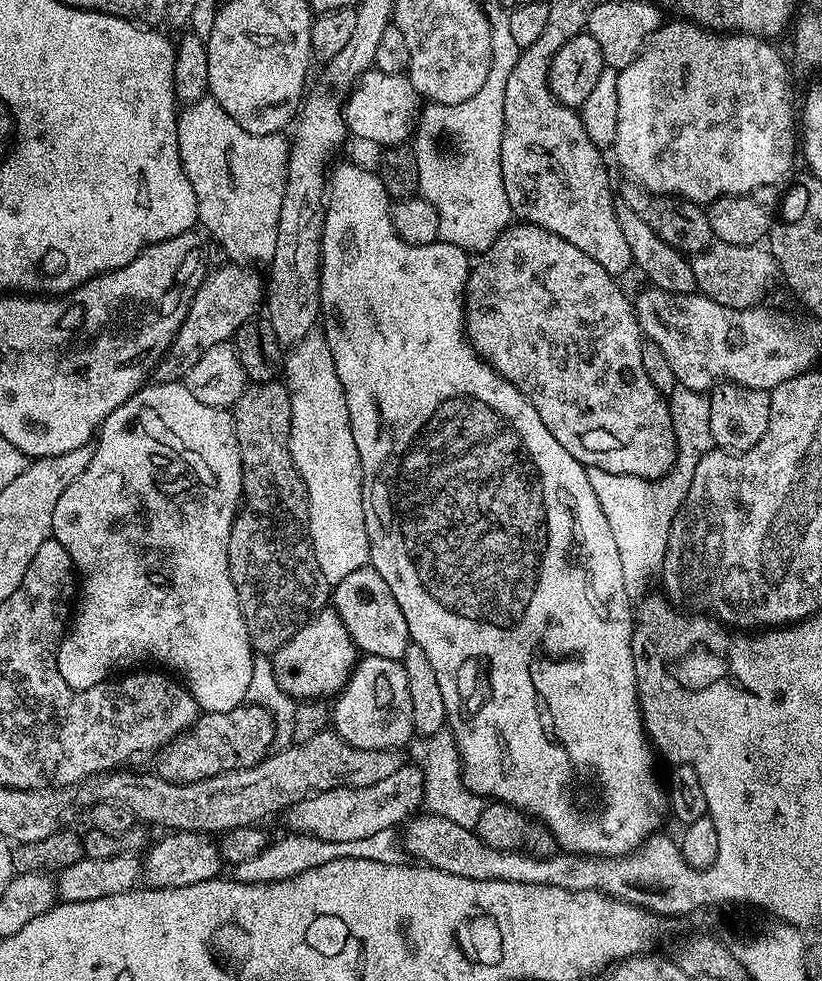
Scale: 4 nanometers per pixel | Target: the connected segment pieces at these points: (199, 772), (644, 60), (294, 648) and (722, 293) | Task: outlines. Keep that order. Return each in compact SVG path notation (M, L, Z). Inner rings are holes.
M245 702L234 710L205 712L197 715L188 731L181 732L160 749L158 774L172 784L189 784L218 774L253 768L273 751L275 741L276 727L272 716L262 710L262 706Z
M676 18L661 24L654 34L642 46L642 50L630 62L630 66L618 72L618 134L614 138L612 148L616 152L616 160L629 172L635 183L641 184L648 192L656 192L660 196L678 196L682 200L690 200L693 204L707 206L713 200L723 196L741 196L753 192L758 186L767 184L779 185L780 179L792 168L792 155L798 152L798 116L792 113L792 84L788 81L788 68L775 48L775 43L759 36L747 34L721 34L710 28L702 28L695 22L685 22Z
M325 606L292 635L290 642L271 653L271 657L278 686L299 702L335 697L356 666L358 649L336 609Z
M716 242L705 252L695 253L690 263L697 289L714 302L731 308L757 307L762 302L760 300L768 288L768 282L778 280L780 276L777 260L769 249L761 245L734 246Z

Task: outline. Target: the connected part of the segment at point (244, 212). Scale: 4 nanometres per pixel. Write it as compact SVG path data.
M203 98L187 105L177 115L178 150L180 161L194 186L196 218L199 227L205 228L211 239L226 250L229 261L245 266L267 265L274 254L274 242L278 242L278 214L282 214L282 198L288 177L288 150L290 140L287 135L252 136L216 100Z

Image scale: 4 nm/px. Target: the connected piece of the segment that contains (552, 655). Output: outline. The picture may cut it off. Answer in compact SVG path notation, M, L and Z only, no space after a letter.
M337 163L330 172L330 187L326 192L326 207L324 210L324 229L322 230L322 254L320 255L320 315L322 331L330 346L330 354L334 360L334 370L338 374L338 382L342 382L342 390L346 394L346 410L350 410L350 430L354 430L354 446L358 446L358 458L362 466L362 510L366 518L366 534L370 544L368 564L382 574L386 586L390 586L390 594L398 602L402 614L406 617L406 626L411 643L422 648L430 666L434 666L435 677L438 678L438 690L442 690L443 705L445 706L446 726L454 734L456 749L460 755L460 767L464 781L470 790L482 797L491 798L496 802L512 804L519 812L535 818L547 828L548 833L556 839L557 845L563 851L578 856L626 856L635 852L650 836L657 835L660 828L670 816L668 793L665 785L656 777L657 753L654 751L648 733L644 731L644 719L640 713L638 686L634 674L634 658L632 657L632 629L634 627L634 604L626 590L626 582L622 578L622 562L618 555L618 545L614 543L614 533L610 531L610 522L606 522L606 514L602 514L602 506L598 506L598 494L594 494L594 486L590 486L588 469L578 463L562 445L554 439L554 434L546 430L546 422L538 418L538 410L530 406L530 402L506 378L502 378L482 359L466 339L464 323L464 290L470 271L470 256L458 246L437 242L430 246L410 246L398 238L398 230L394 230L394 222L390 222L390 198L386 194L386 186L382 186L379 175L360 164Z

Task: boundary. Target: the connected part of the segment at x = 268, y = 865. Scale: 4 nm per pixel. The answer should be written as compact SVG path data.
M382 830L378 834L370 834L370 838L362 838L358 842L326 842L317 836L301 836L299 834L287 834L280 841L269 843L258 858L250 858L247 862L238 862L231 869L231 879L243 884L269 884L275 880L294 878L311 868L322 866L331 860L353 856L354 858L366 858L377 860L383 864L395 864L401 859L402 844L397 833L393 830Z

